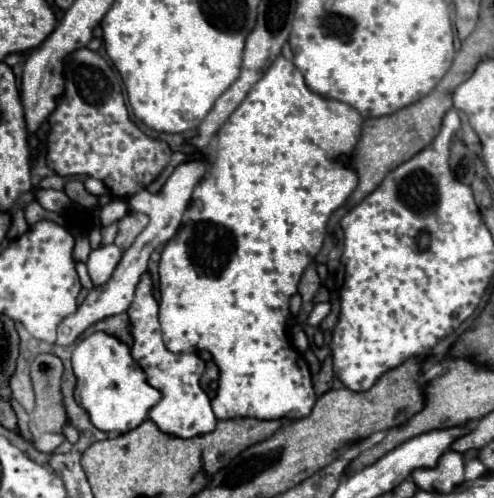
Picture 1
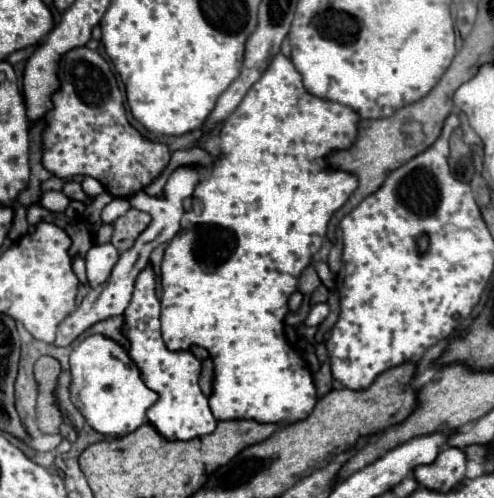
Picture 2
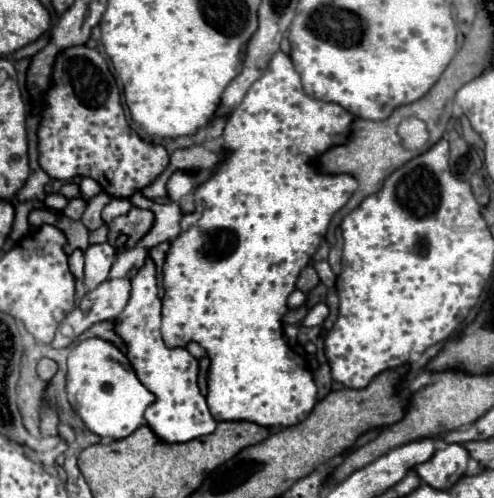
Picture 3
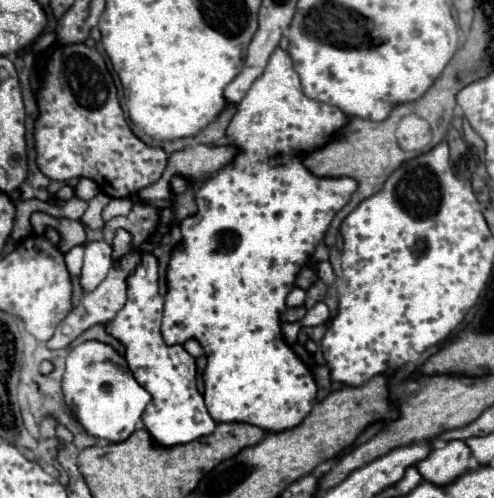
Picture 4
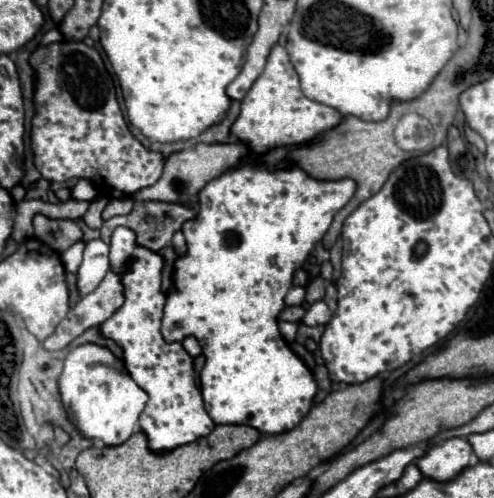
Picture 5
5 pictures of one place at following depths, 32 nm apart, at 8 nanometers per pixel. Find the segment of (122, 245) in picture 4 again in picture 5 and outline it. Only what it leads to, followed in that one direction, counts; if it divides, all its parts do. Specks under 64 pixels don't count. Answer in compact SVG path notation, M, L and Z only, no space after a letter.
M118 226L110 238L110 268L120 276L124 286L124 304L98 328L104 338L114 340L122 348L128 374L150 396L140 414L140 428L148 436L148 448L152 448L152 452L170 452L172 448L208 436L214 422L206 414L196 386L194 360L180 342L166 342L160 334L162 308L166 302L166 294L162 292L164 258L140 246L134 230Z

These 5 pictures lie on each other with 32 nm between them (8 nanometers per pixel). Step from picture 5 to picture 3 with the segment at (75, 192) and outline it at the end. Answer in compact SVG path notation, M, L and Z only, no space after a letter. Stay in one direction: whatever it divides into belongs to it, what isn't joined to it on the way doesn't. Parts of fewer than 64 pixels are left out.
M82 178L82 182L80 182L80 196L82 196L84 200L94 198L98 192L100 192L100 186L98 186L96 180L92 180L92 178Z

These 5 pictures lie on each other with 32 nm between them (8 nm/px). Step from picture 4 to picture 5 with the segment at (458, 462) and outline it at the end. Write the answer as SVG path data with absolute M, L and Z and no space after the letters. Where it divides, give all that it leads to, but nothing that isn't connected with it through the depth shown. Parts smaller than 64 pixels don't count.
M448 438L442 444L434 444L418 458L418 468L432 480L452 480L470 464L472 446L466 438Z

